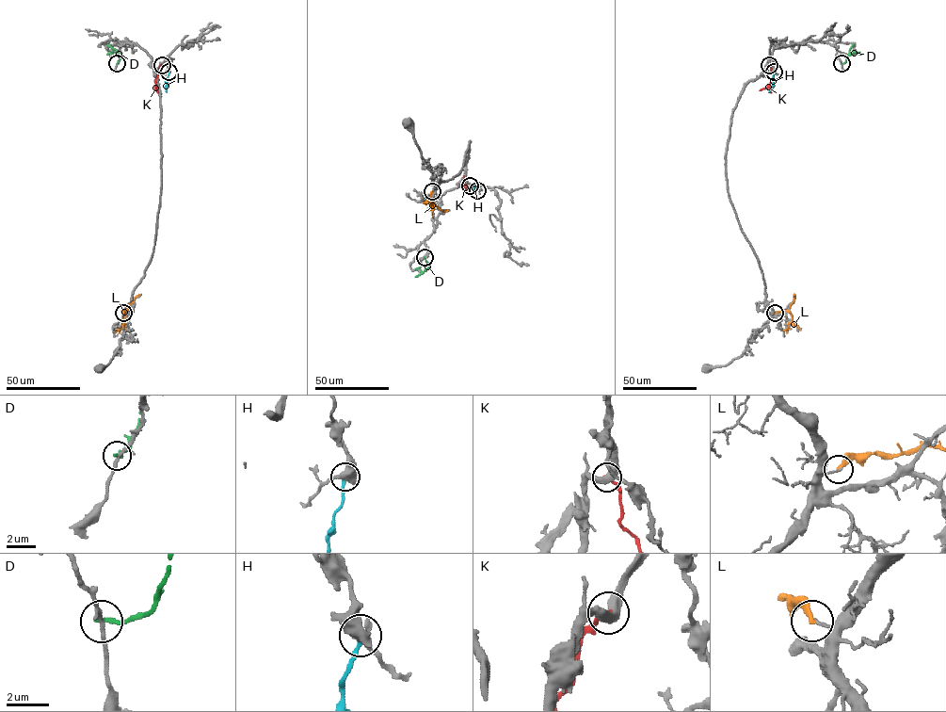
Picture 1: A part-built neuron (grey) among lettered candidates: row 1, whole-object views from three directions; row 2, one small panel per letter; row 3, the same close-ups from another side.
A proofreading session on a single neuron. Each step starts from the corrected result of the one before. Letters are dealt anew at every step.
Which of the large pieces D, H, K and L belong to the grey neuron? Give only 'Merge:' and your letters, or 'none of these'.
Merge: none of these

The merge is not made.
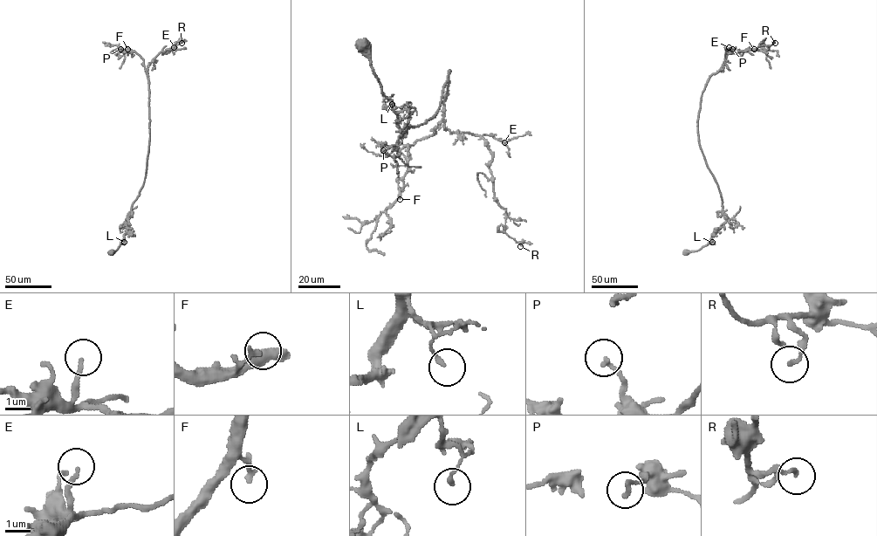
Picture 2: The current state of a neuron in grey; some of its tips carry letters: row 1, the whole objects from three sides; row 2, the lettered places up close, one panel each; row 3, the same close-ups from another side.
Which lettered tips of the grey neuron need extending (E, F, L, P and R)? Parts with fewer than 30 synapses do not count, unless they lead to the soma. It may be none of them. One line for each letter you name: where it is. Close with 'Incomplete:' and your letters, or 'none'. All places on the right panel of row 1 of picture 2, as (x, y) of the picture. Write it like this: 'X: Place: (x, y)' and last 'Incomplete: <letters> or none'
Incomplete: none

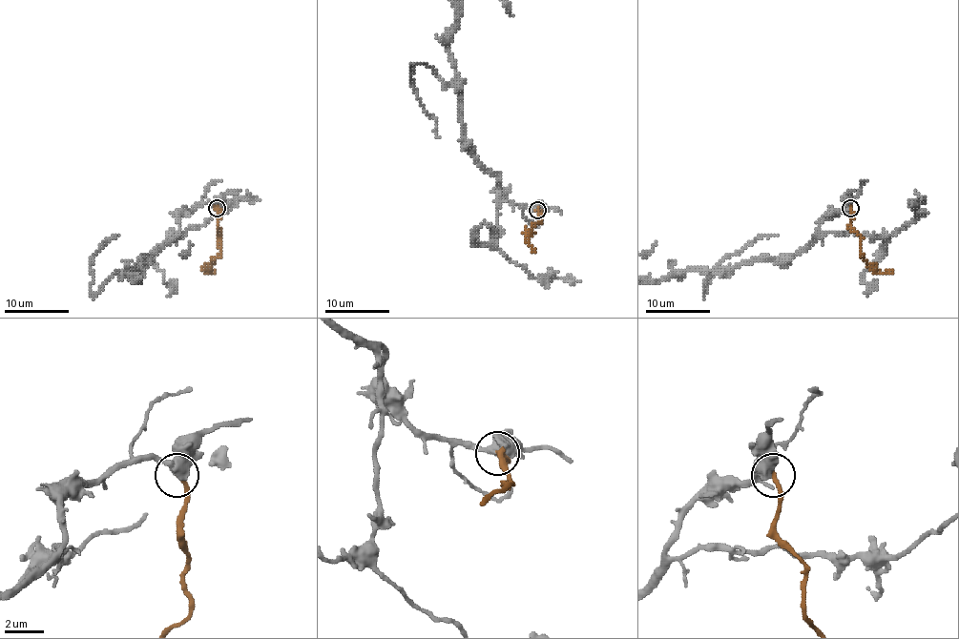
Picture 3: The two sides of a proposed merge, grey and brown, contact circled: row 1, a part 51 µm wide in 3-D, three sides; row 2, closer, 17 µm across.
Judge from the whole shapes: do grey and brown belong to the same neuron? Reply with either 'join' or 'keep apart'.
join

